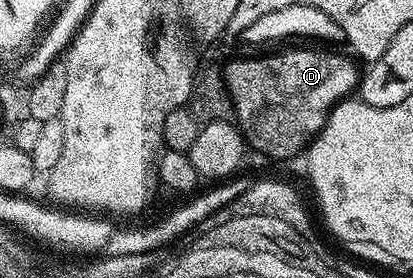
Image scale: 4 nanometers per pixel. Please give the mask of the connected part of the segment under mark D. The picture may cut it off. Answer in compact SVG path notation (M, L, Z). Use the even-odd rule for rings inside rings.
M285 50L266 58L237 58L223 66L226 88L233 101L233 118L248 149L258 150L269 158L293 158L300 150L302 153L325 126L334 106L348 99L352 90L354 93L358 89L359 66L352 57L349 58L329 50Z

